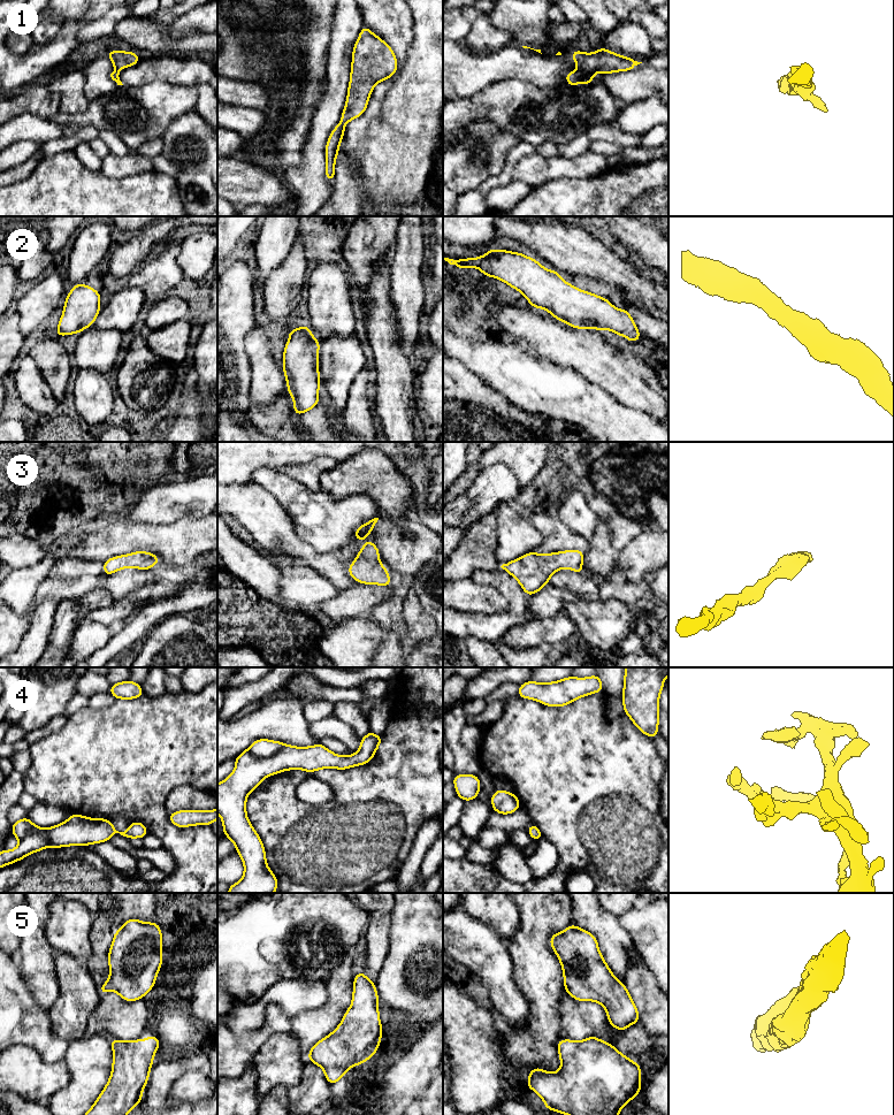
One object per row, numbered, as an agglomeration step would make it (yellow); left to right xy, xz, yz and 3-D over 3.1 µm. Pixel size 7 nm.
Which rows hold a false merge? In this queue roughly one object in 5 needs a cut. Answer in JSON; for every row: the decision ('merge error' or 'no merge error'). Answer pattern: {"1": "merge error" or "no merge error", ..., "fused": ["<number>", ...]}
{"1": "no merge error", "2": "no merge error", "3": "no merge error", "4": "no merge error", "5": "no merge error", "fused": []}

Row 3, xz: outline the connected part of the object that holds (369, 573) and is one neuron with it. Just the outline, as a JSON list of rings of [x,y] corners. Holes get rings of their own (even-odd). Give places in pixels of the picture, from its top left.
[[[366,542],[347,573],[359,583],[391,586],[391,579],[384,565],[380,563],[380,552],[374,542]]]

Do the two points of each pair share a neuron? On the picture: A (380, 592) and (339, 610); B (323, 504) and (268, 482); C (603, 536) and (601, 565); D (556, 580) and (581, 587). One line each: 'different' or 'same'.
A: same
B: same
C: same
D: same

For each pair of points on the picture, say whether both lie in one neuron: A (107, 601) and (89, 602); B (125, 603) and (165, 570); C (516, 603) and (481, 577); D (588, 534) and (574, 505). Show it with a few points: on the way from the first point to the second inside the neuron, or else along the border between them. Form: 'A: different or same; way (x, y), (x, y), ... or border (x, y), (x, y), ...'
A: same; way (102, 601), (93, 601)
B: different; border (130, 593), (115, 601)
C: same; way (511, 594), (496, 579), (490, 579)
D: same; way (586, 527), (585, 522), (574, 512)

